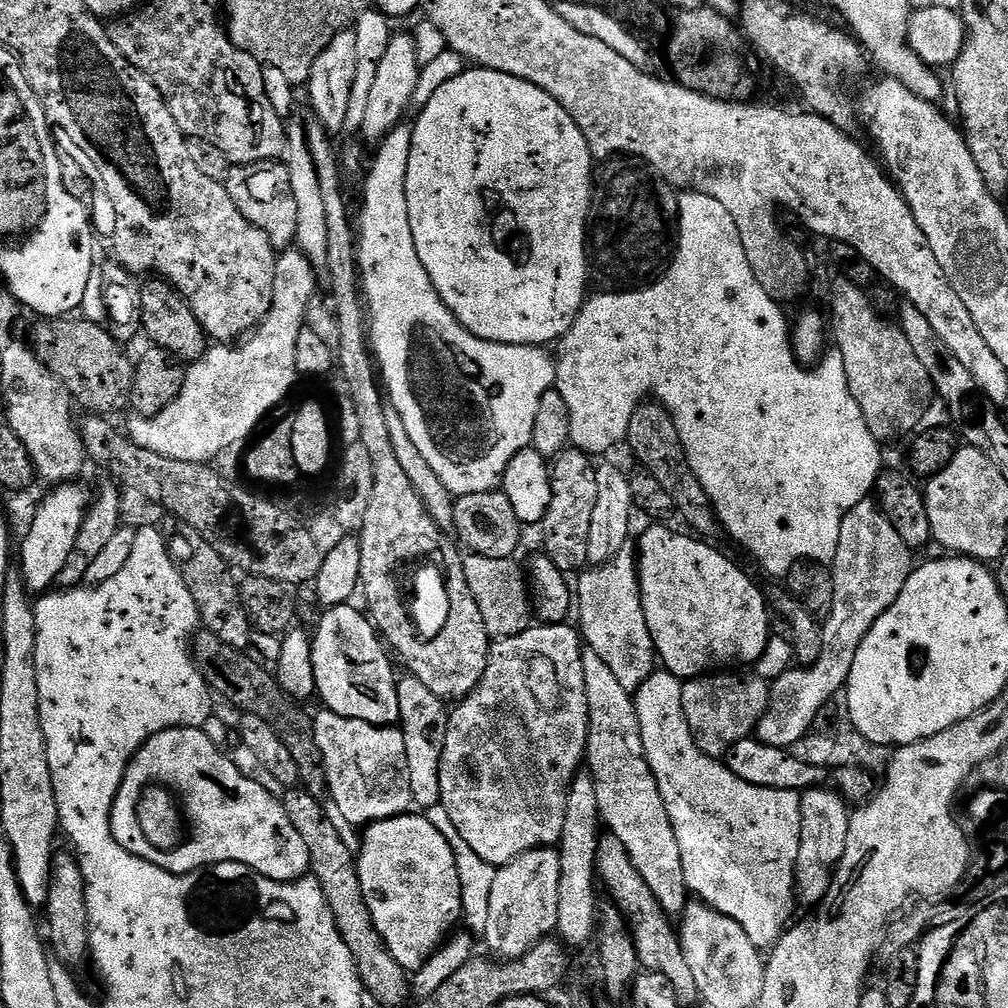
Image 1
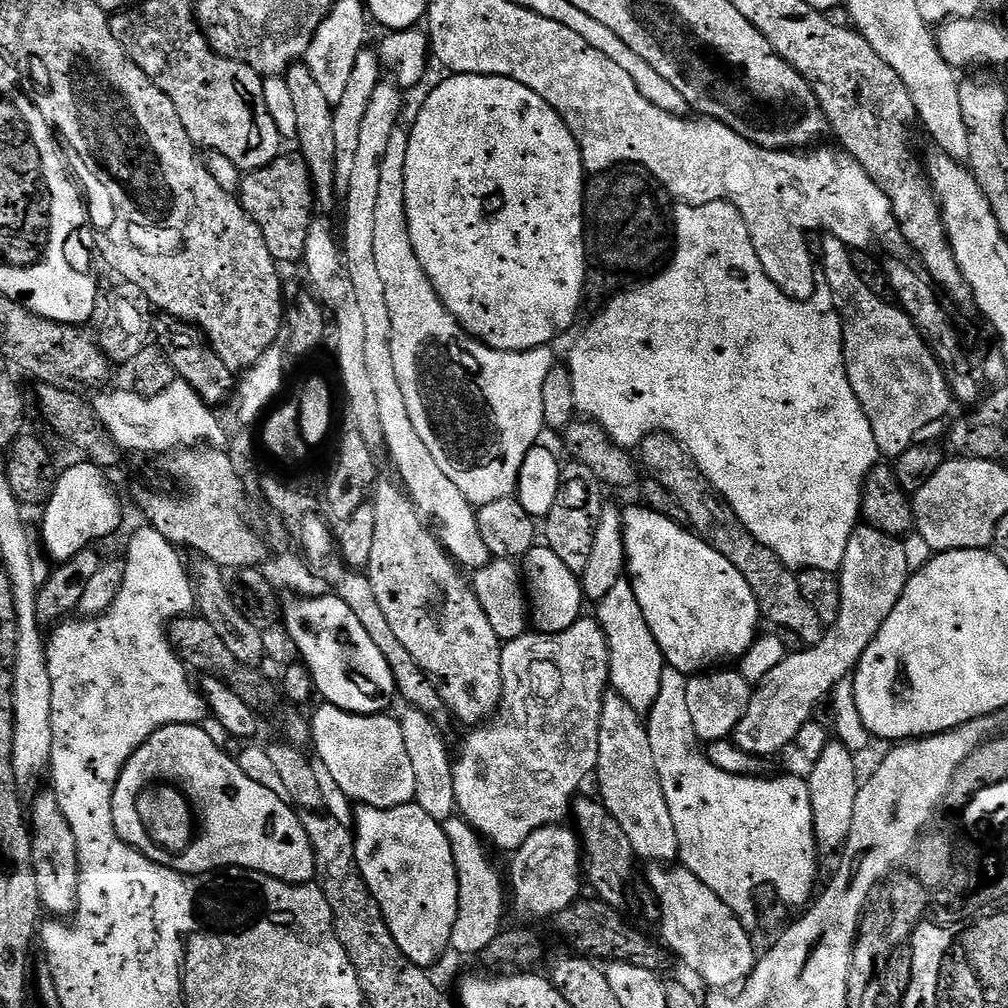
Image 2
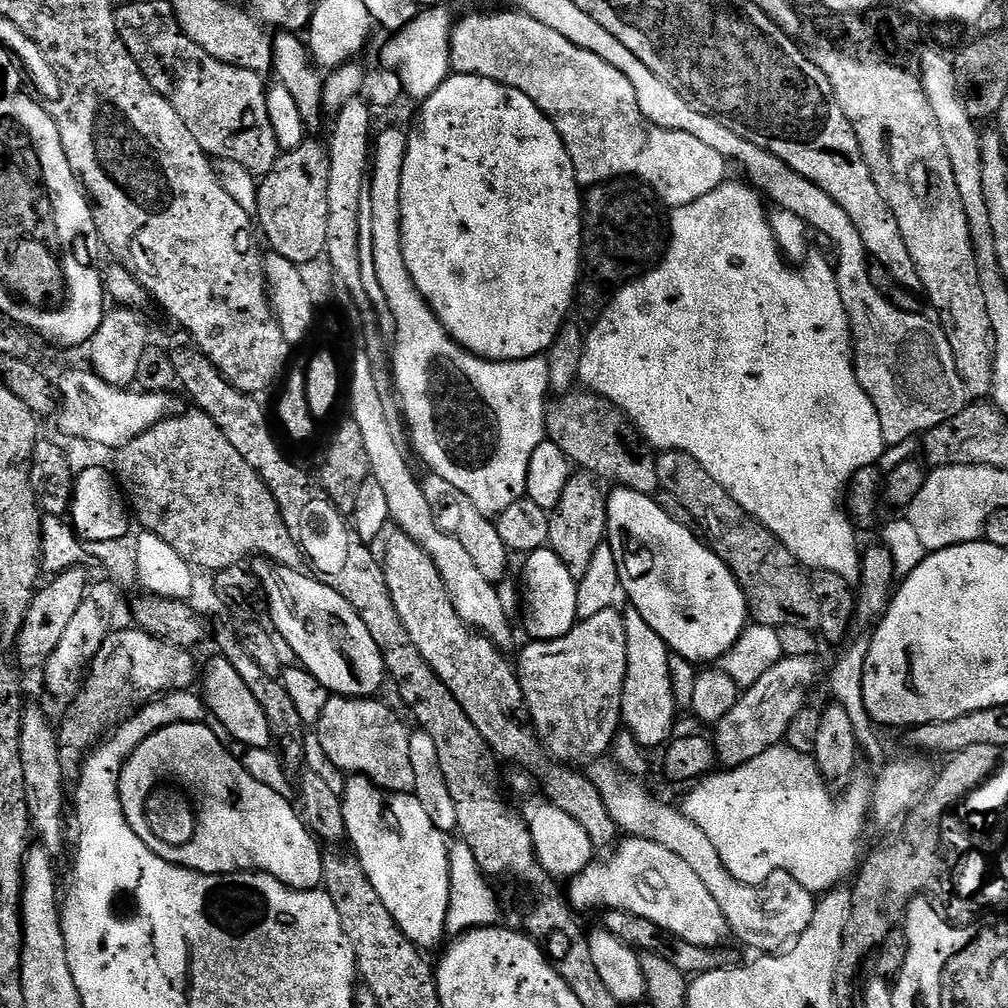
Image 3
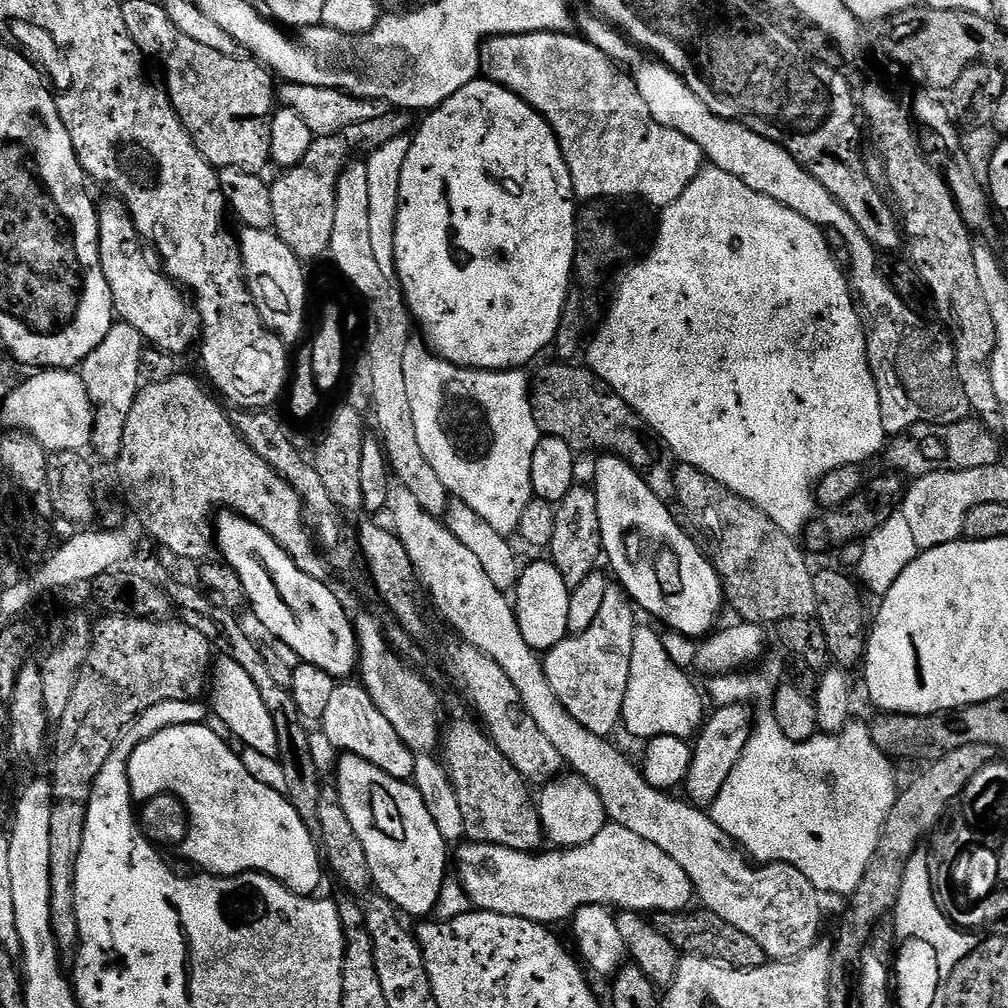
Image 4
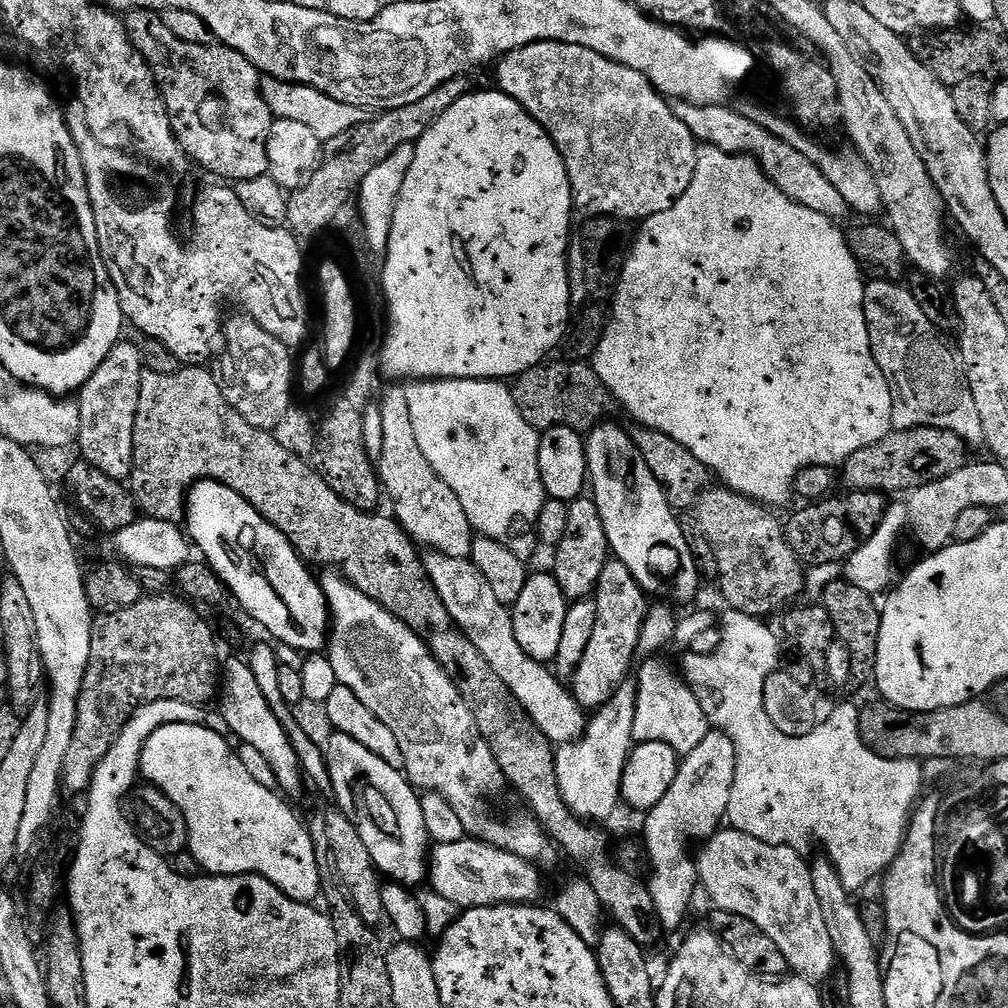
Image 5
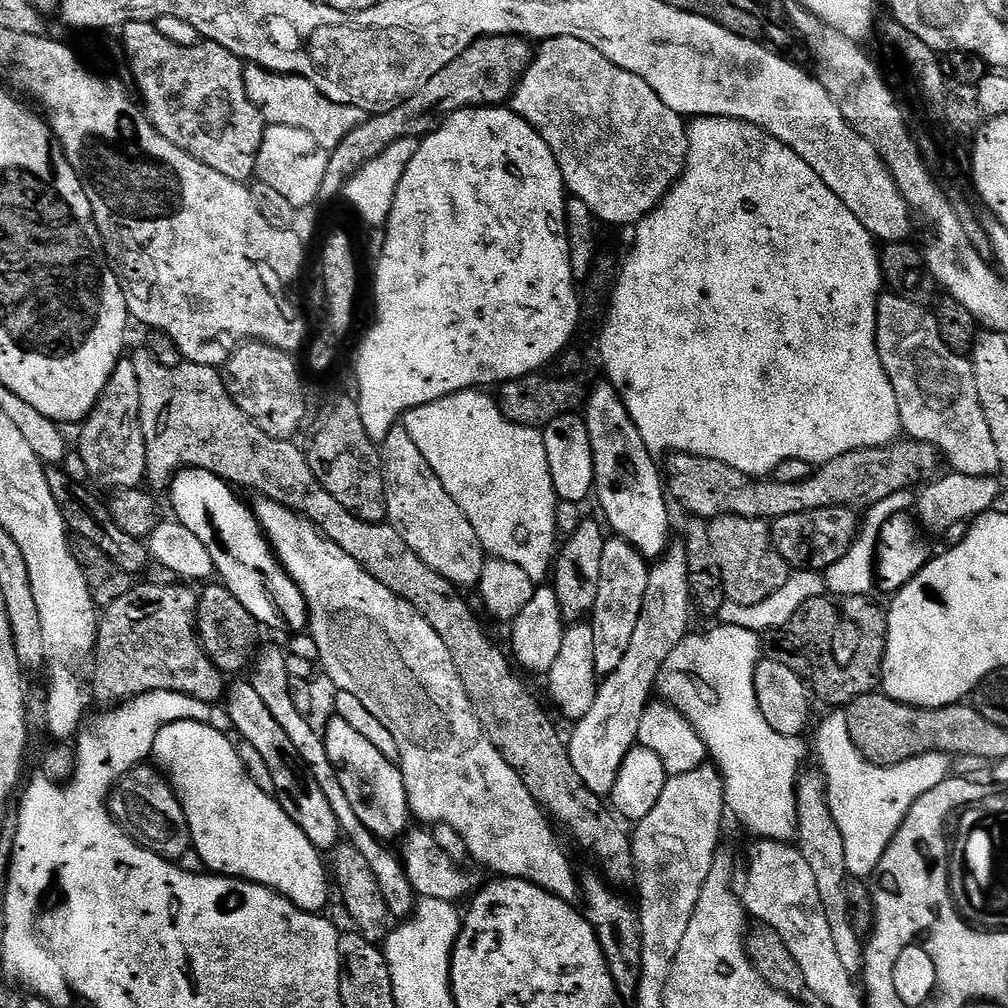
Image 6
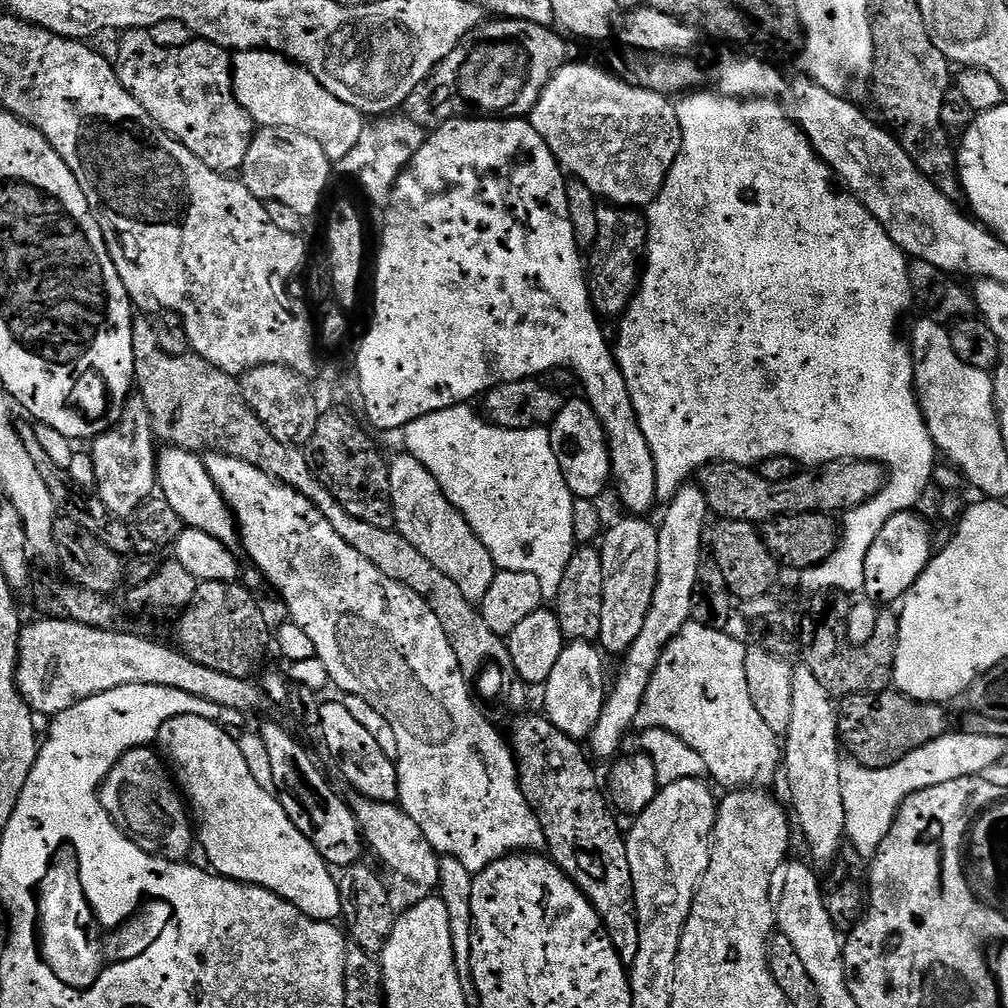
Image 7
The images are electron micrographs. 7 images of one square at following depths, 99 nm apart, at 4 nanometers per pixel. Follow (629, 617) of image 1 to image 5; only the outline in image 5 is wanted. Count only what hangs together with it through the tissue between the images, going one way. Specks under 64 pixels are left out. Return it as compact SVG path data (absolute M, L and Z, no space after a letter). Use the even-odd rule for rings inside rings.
M648 658L643 661L640 668L640 677L634 680L636 686L636 709L634 710L634 734L633 741L636 744L642 742L666 742L666 746L674 746L674 750L681 756L686 757L690 750L695 750L702 743L702 738L710 730L710 725L698 698L690 690L690 686L679 675L672 673L668 664L663 664L660 658Z

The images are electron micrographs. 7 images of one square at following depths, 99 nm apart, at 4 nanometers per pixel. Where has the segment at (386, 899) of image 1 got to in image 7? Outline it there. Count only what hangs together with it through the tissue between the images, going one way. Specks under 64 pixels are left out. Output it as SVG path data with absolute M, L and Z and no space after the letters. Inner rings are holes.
M340 700L329 704L321 704L321 720L318 732L324 735L324 744L328 752L340 763L340 772L348 779L349 784L359 795L377 800L378 802L392 802L397 799L396 766L393 757L382 754L378 742L373 736L346 710Z

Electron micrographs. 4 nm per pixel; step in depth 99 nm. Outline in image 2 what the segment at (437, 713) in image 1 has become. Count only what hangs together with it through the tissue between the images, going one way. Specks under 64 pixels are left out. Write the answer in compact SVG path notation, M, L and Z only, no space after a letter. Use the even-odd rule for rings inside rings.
M409 707L408 712L399 713L402 726L402 739L406 742L406 751L410 754L410 763L414 766L414 786L416 787L415 804L430 818L438 821L448 820L457 815L456 795L454 794L453 757L448 757L448 744L444 741L445 733L426 714L417 708Z

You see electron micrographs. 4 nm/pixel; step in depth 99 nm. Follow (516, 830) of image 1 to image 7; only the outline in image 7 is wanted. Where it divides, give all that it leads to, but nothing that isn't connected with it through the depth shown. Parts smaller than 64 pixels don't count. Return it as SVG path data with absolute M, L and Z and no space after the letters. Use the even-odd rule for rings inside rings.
M628 518L620 520L612 529L605 531L599 545L602 558L602 626L600 627L599 647L605 653L623 654L628 647L642 634L642 626L646 622L646 614L650 610L650 602L654 596L654 586L658 576L658 528L648 518Z

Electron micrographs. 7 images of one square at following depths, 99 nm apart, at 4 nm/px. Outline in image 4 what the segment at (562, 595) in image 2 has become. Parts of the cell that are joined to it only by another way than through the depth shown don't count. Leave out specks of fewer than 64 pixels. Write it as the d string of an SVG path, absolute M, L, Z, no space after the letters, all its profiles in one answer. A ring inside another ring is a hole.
M547 559L536 560L525 567L520 574L520 583L514 589L514 607L522 638L528 645L543 654L560 644L569 635L571 591L566 586L562 574Z

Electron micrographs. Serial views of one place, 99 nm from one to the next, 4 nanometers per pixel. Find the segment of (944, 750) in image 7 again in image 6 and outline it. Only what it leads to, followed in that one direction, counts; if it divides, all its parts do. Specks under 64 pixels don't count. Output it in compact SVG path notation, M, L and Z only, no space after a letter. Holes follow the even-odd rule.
M833 712L836 713L829 718L829 725L822 725L816 732L818 768L828 788L828 805L834 814L834 822L838 822L838 830L842 830L848 871L853 877L868 878L875 873L894 834L898 834L898 826L902 826L910 806L914 806L926 790L934 790L938 782L948 779L950 760L943 752L931 752L901 764L871 764L850 738L844 712Z

